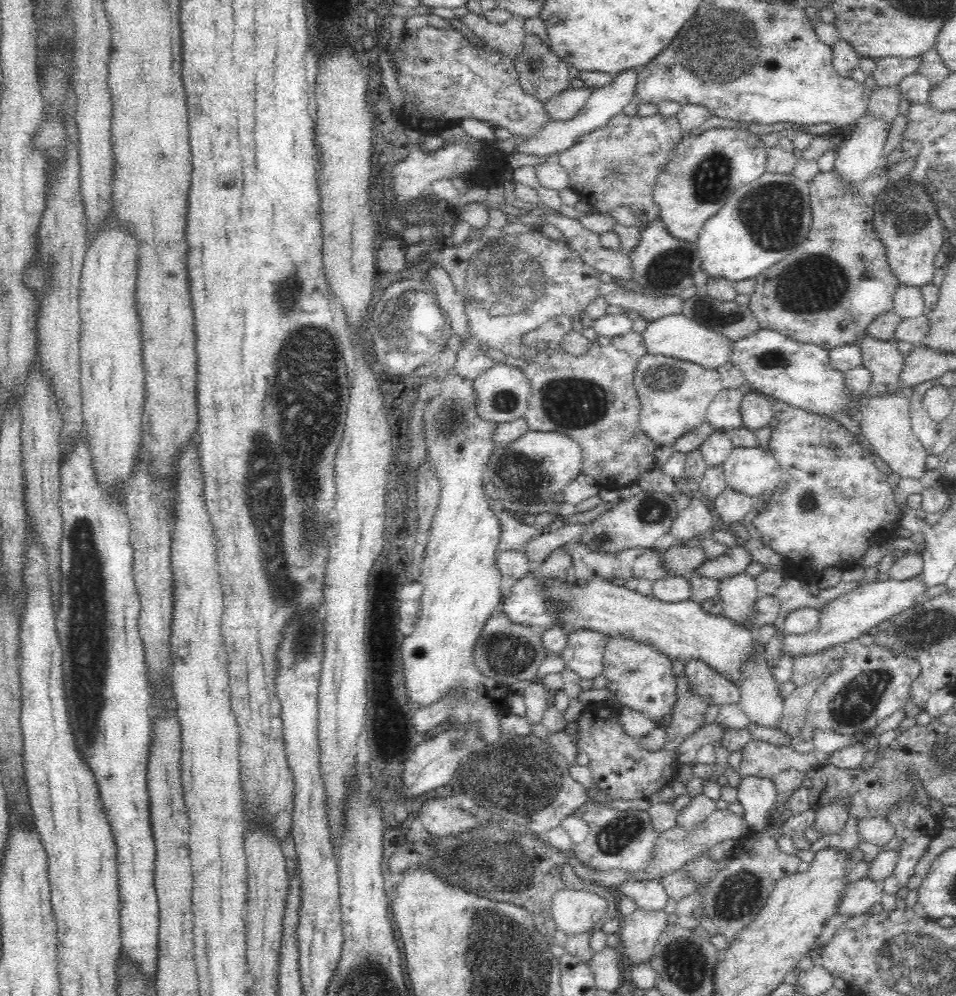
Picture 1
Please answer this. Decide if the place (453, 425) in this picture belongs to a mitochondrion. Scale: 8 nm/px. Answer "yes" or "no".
yes

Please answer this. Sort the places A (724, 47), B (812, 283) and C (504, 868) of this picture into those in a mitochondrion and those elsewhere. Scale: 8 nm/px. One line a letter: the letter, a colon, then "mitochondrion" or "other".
A: mitochondrion
B: mitochondrion
C: mitochondrion

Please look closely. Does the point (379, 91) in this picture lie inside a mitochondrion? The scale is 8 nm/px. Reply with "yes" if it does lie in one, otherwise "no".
no

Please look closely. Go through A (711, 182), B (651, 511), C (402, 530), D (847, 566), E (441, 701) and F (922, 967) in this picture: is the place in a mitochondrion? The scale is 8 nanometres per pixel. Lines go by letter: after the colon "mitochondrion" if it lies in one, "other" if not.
A: mitochondrion
B: mitochondrion
C: other
D: other
E: other
F: mitochondrion

